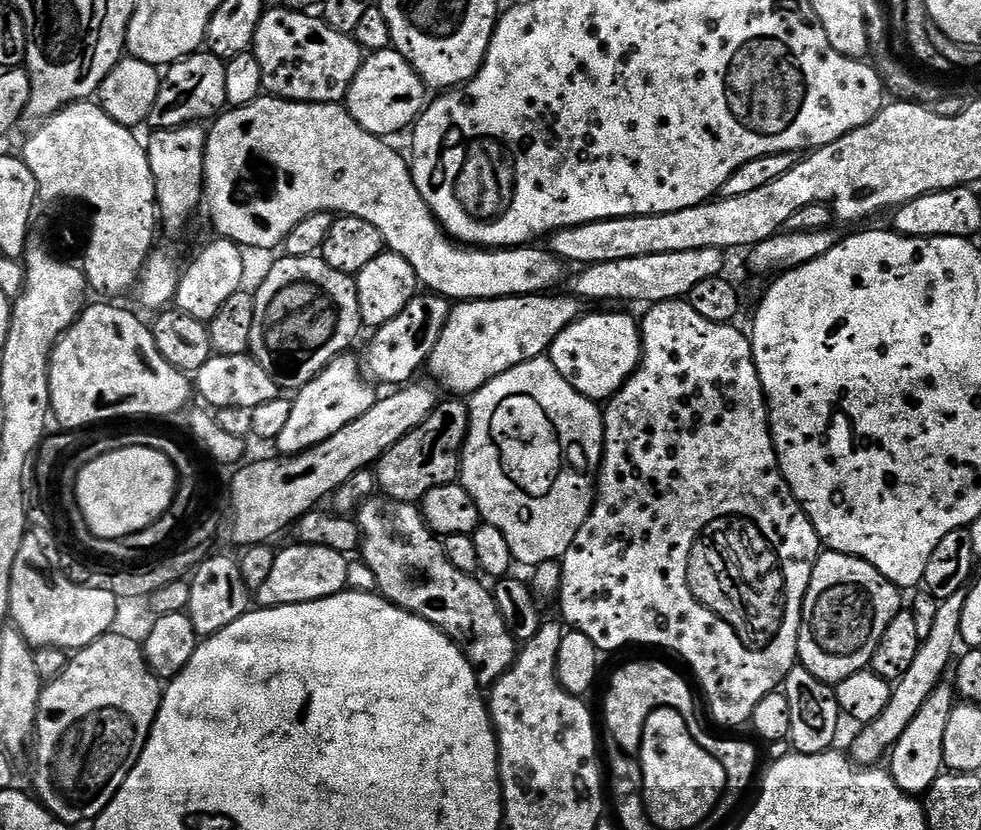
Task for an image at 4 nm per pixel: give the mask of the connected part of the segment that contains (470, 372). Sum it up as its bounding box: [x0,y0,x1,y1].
[426,294,585,398]

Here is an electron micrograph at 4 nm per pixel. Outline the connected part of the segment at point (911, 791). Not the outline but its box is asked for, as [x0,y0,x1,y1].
[886,682,958,797]

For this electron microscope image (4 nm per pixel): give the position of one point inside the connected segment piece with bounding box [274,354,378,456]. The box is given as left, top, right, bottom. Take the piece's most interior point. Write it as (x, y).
(339, 393)

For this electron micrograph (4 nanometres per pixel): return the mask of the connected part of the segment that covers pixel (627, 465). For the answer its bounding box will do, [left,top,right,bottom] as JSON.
[558,298,822,728]

